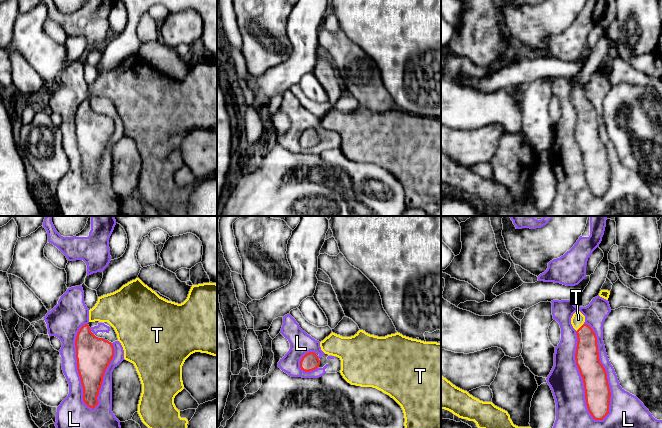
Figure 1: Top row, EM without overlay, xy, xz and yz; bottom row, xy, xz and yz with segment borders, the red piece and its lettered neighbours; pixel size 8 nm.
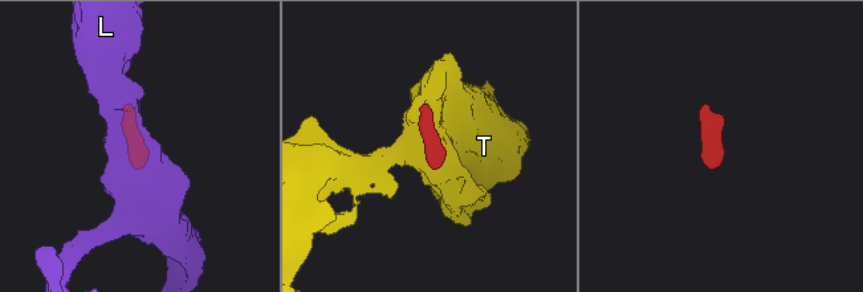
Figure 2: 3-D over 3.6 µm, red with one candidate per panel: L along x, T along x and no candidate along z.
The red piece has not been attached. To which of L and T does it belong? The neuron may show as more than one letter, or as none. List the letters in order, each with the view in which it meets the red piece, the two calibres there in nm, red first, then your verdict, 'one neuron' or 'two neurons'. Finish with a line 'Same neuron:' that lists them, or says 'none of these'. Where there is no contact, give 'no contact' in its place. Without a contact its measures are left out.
L: contact in yz; calibres 200 and 150 nm; two neurons
T: contact in yz; calibres 190 and 110 nm; one neuron
Same neuron: T

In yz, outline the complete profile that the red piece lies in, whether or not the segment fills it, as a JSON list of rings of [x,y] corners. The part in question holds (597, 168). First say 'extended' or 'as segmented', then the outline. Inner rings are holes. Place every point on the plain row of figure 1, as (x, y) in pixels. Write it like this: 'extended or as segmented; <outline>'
extended; [[[580,87],[573,90],[571,100],[578,115],[576,141],[583,155],[588,187],[593,195],[603,196],[609,189],[611,168],[606,146],[600,139],[596,110],[584,98]]]

